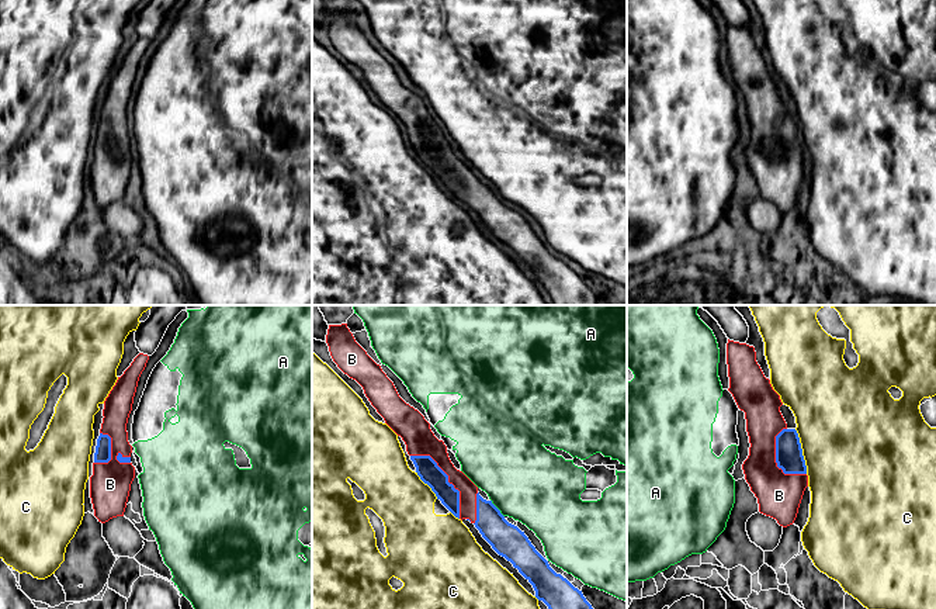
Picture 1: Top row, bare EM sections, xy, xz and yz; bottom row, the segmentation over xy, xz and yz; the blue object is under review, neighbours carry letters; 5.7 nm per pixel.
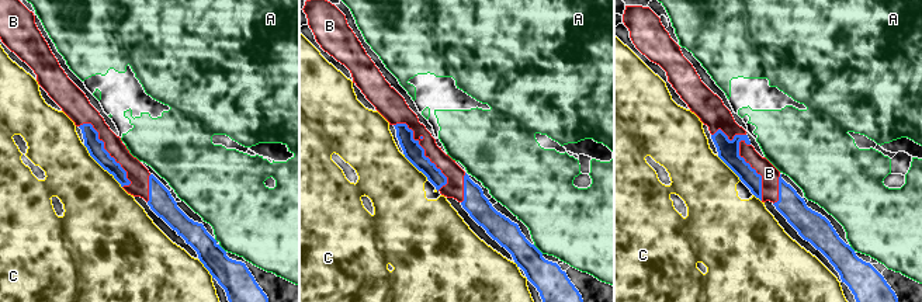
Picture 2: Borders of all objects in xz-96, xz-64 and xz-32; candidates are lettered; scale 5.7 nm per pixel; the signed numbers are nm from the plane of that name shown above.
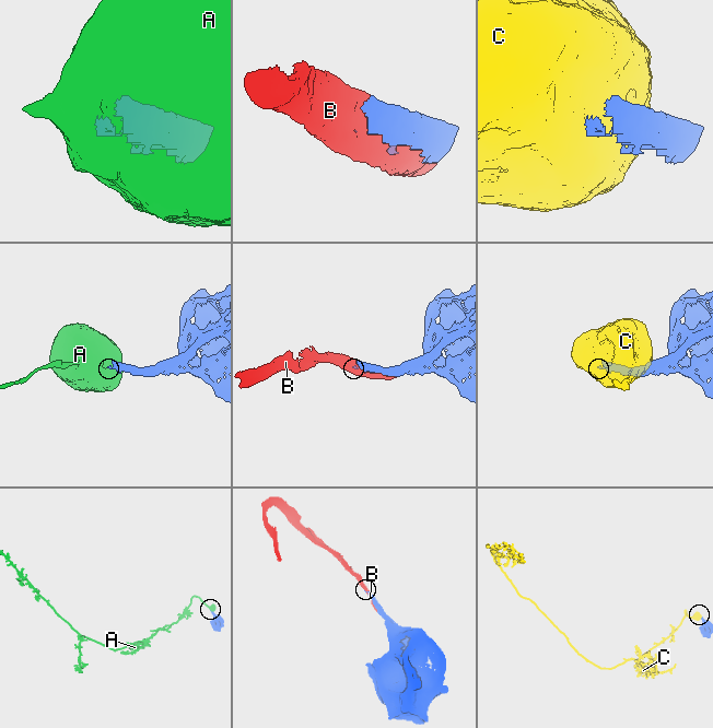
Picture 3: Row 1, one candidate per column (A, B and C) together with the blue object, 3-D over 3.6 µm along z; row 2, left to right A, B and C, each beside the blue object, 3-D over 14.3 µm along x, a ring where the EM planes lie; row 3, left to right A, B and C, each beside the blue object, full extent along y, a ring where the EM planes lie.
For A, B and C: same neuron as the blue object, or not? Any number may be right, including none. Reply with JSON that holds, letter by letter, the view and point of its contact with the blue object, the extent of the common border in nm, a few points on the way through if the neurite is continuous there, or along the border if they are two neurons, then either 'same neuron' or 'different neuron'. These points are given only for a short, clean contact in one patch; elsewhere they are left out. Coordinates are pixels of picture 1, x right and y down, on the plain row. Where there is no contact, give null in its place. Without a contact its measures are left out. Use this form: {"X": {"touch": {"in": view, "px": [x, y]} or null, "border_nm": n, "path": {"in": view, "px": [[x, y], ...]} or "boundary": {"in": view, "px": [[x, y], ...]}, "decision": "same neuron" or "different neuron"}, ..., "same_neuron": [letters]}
{"A": {"touch": {"in": "xz", "px": [496, 193]}, "border_nm": 130, "decision": "different neuron"}, "B": {"touch": {"in": "xz", "px": [447, 163]}, "border_nm": 460, "decision": "same neuron"}, "C": {"touch": {"in": "yz", "px": [801, 137]}, "border_nm": 260, "decision": "different neuron"}, "same_neuron": ["B"]}

